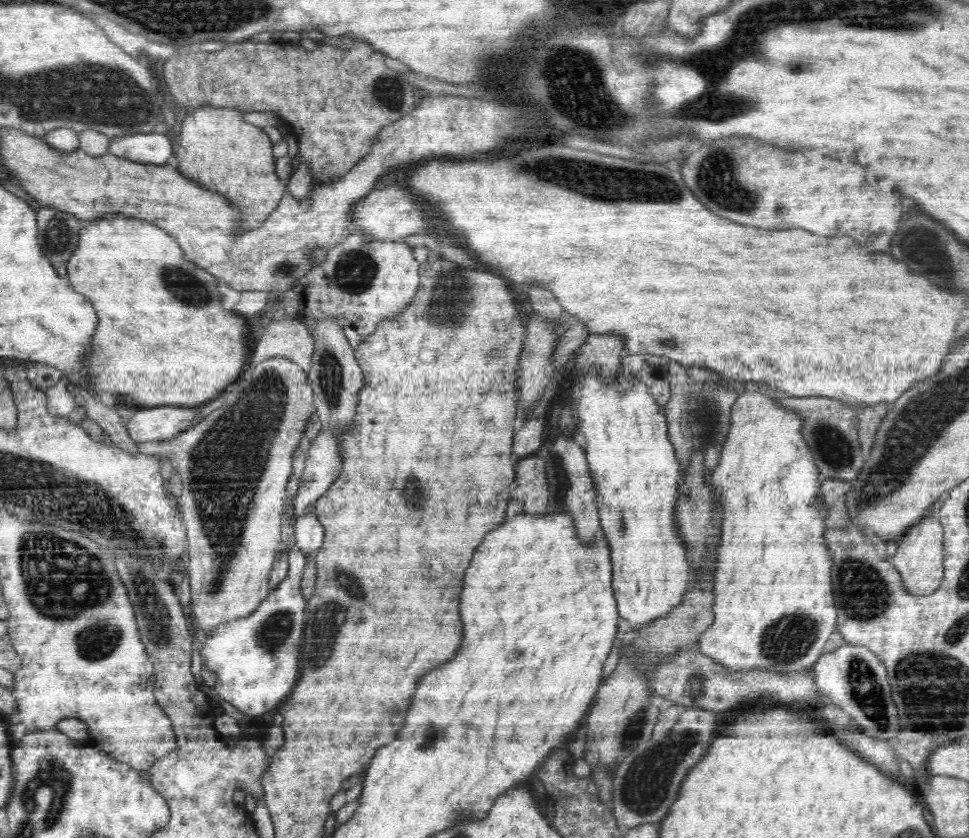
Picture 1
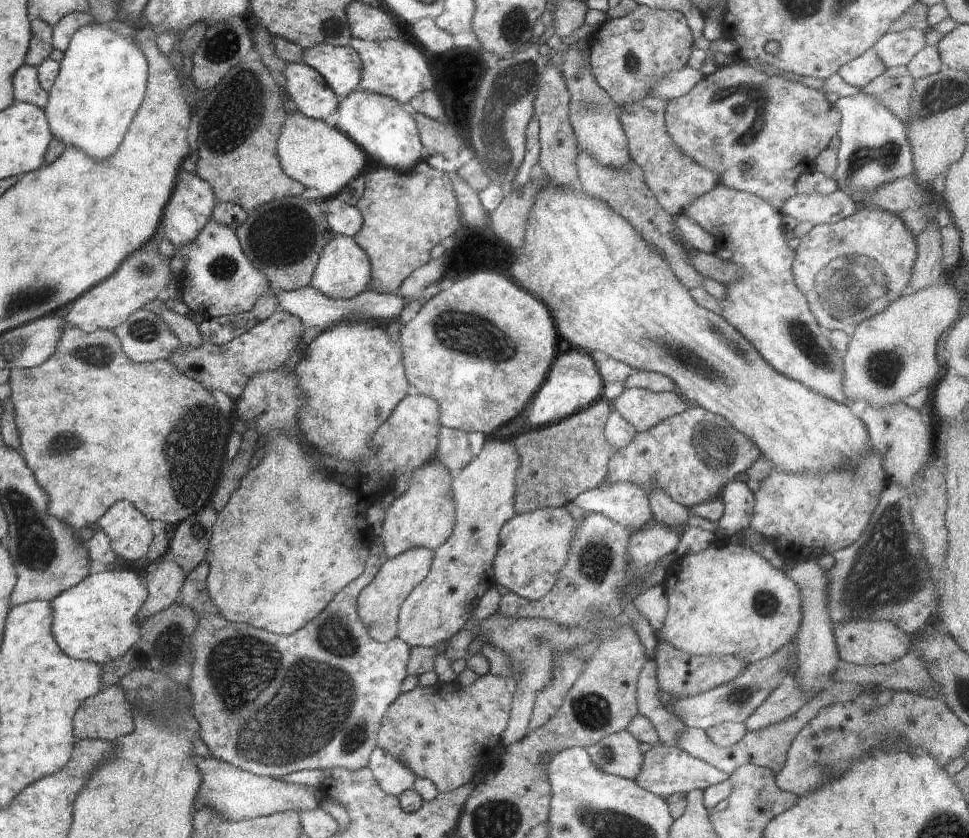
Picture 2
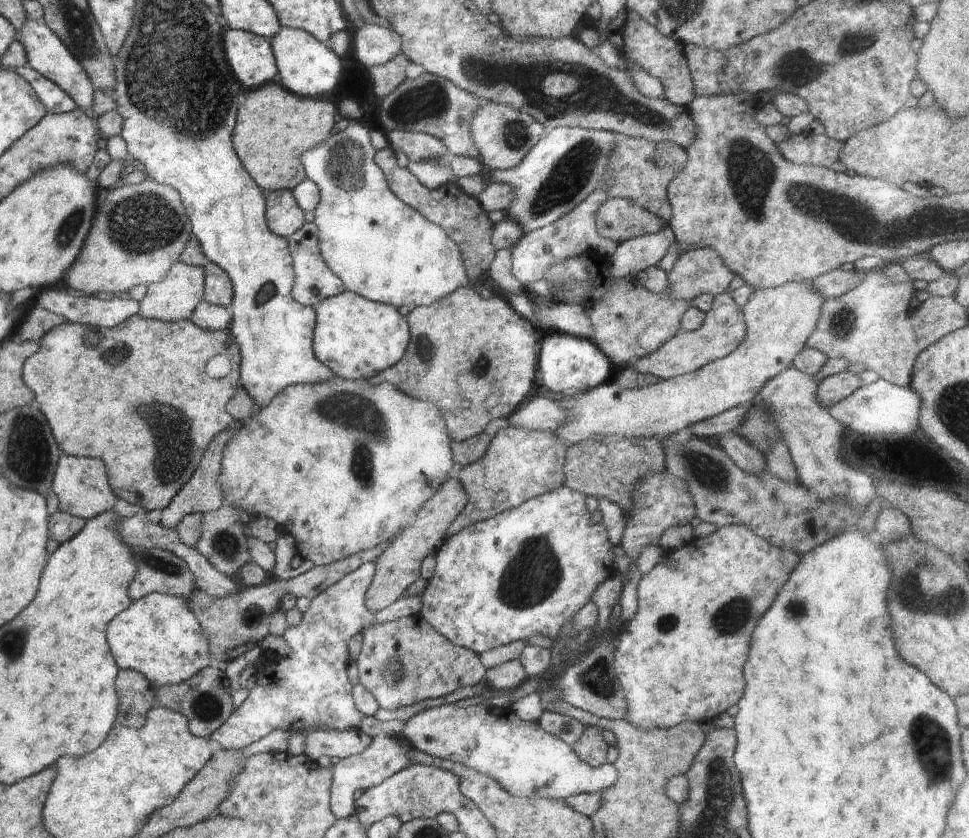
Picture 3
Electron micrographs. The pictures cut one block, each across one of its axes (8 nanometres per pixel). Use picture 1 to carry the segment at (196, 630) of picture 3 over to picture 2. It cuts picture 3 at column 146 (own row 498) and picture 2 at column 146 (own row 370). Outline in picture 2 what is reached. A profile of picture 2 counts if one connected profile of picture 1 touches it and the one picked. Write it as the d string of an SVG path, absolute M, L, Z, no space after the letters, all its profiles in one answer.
M126 567L88 575L75 587L59 594L50 604L54 608L54 637L67 656L103 665L119 659L142 636L138 614L148 592L134 571Z

